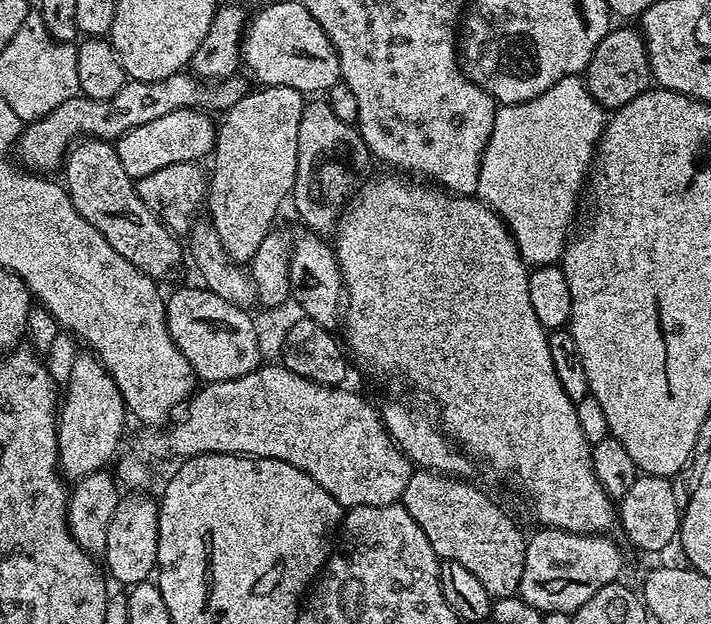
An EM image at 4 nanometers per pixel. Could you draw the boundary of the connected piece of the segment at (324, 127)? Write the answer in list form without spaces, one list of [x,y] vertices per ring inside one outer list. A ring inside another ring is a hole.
[[[312,98],[305,103],[298,124],[298,158],[290,204],[296,207],[309,233],[328,234],[335,229],[342,209],[356,195],[362,183],[368,160],[370,153],[359,128],[335,117],[327,99]]]

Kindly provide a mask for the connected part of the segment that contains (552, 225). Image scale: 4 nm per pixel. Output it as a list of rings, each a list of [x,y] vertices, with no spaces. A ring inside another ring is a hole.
[[[567,76],[554,82],[550,90],[524,104],[497,107],[494,130],[482,154],[476,196],[502,217],[504,225],[516,237],[516,245],[525,264],[555,264],[563,257],[573,231],[576,203],[580,200],[580,191],[583,188],[585,191],[585,181],[589,179],[605,123],[606,109],[594,99],[580,76]]]

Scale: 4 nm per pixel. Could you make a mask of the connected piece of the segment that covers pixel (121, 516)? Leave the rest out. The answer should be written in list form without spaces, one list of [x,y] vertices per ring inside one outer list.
[[[125,495],[114,510],[114,518],[110,518],[110,530],[106,530],[106,550],[102,554],[102,560],[106,565],[107,575],[124,584],[120,586],[140,584],[156,572],[159,517],[157,501],[147,500],[144,496]]]

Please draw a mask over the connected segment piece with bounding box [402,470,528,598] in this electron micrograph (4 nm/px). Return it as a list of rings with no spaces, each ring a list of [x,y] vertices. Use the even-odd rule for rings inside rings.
[[[416,470],[409,475],[406,482],[406,490],[402,497],[404,509],[414,518],[426,534],[430,546],[436,551],[441,561],[449,560],[458,562],[458,566],[466,566],[482,586],[493,598],[497,596],[514,596],[520,591],[522,582],[522,566],[526,562],[526,546],[528,541],[525,533],[520,533],[520,528],[483,492],[480,488],[475,488],[464,478],[445,476],[439,472],[429,472],[427,470]]]

